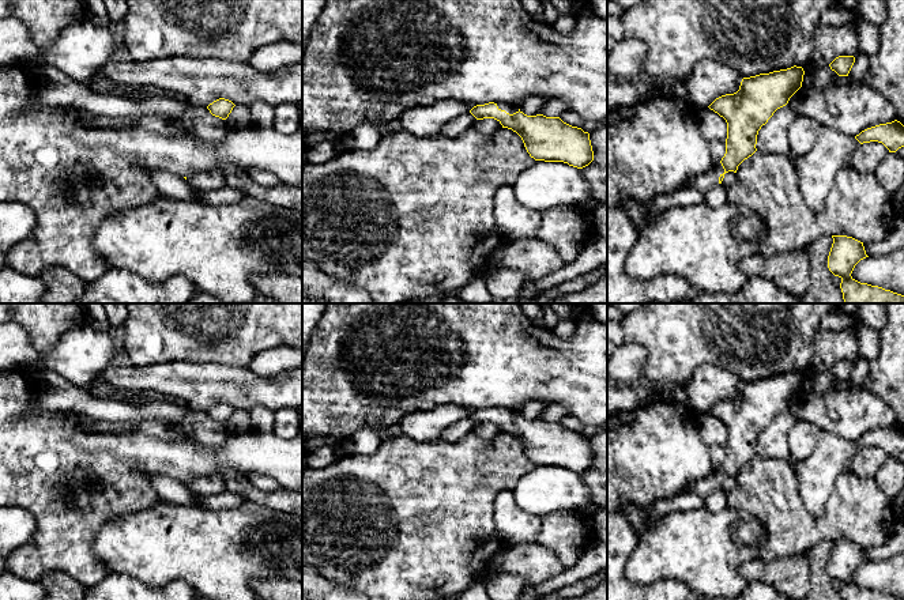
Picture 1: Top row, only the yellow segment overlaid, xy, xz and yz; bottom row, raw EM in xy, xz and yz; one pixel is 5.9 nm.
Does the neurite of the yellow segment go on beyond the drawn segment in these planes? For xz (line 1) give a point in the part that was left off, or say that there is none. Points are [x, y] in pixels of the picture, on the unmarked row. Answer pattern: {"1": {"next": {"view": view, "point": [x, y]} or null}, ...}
{"1": {"next": {"view": "xz", "point": [509, 412]}}}

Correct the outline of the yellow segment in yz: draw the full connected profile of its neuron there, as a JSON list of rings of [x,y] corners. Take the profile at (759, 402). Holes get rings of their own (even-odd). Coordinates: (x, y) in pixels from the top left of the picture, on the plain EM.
[[[794,370],[787,374],[743,382],[737,397],[722,400],[708,411],[727,427],[726,459],[708,476],[690,486],[693,494],[705,498],[715,490],[722,488],[726,478],[737,478],[738,471],[757,456],[757,439],[761,431],[768,427],[777,414],[786,411],[790,403],[802,392],[803,380],[803,373]]]

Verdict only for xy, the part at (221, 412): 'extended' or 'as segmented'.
as segmented

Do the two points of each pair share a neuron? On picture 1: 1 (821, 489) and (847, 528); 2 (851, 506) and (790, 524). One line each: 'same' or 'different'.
1: different
2: same

